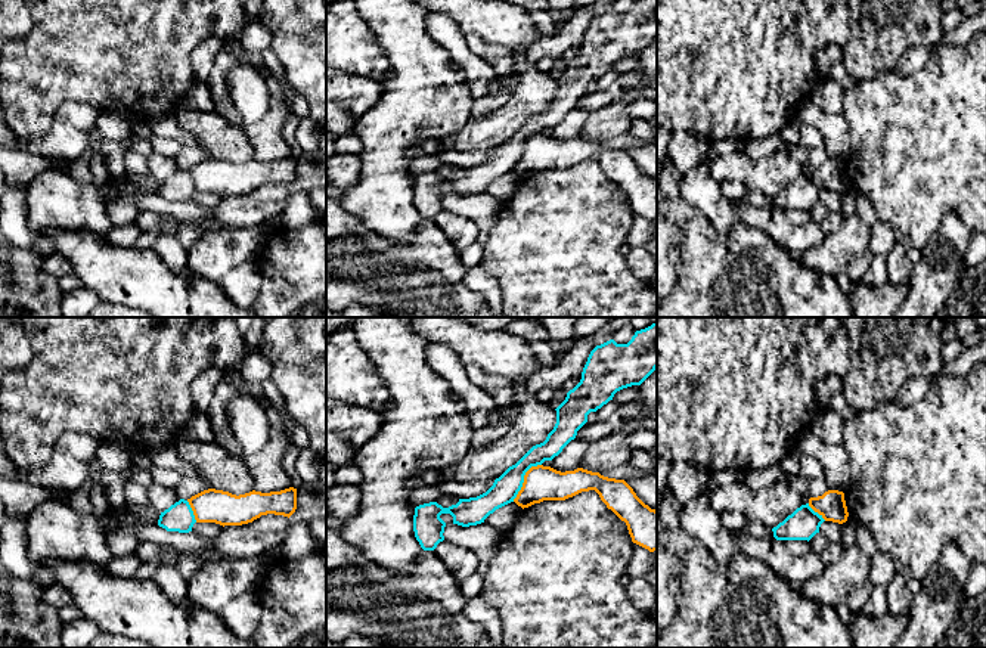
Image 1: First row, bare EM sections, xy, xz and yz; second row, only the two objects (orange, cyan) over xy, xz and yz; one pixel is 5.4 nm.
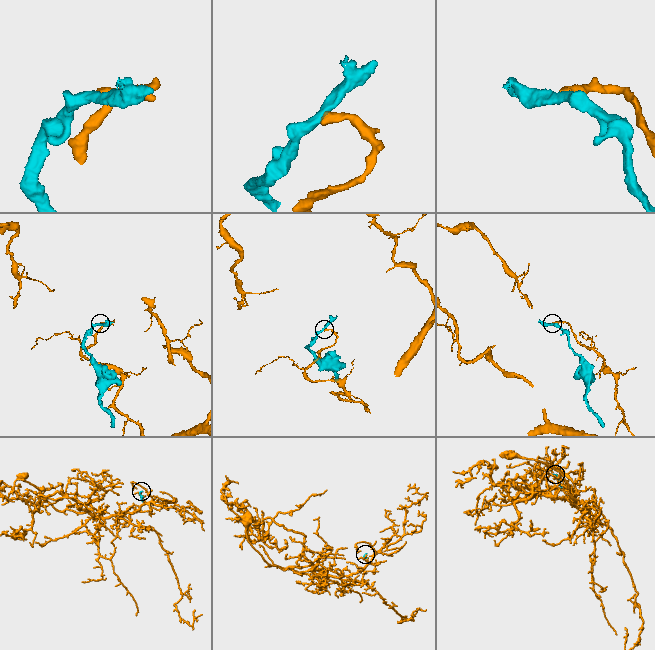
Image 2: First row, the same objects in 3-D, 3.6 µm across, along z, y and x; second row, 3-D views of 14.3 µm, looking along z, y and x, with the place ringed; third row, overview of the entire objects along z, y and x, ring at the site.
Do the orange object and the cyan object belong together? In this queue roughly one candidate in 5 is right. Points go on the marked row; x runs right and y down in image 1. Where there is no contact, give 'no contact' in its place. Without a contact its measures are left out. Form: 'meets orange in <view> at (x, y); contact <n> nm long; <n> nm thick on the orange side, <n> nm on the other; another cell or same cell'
meets orange in xz at (524, 480); contact 260 nm long; 190 nm thick on the orange side, 140 nm on the other; another cell

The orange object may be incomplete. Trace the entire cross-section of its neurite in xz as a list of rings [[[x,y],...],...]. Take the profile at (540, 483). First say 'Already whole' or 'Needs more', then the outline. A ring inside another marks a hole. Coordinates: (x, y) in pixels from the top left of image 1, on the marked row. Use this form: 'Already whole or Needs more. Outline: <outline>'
Already whole. Outline: [[[531,466],[514,502],[524,508],[543,500],[565,500],[582,492],[595,490],[601,500],[626,523],[632,542],[657,551],[657,511],[645,505],[624,480],[616,480],[583,468],[556,471]]]

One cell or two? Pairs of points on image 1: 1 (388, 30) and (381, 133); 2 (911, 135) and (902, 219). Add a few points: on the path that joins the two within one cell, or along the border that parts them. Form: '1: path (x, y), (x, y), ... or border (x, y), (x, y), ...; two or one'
1: path (402, 55), (402, 108); one
2: path (911, 155), (911, 198); one

